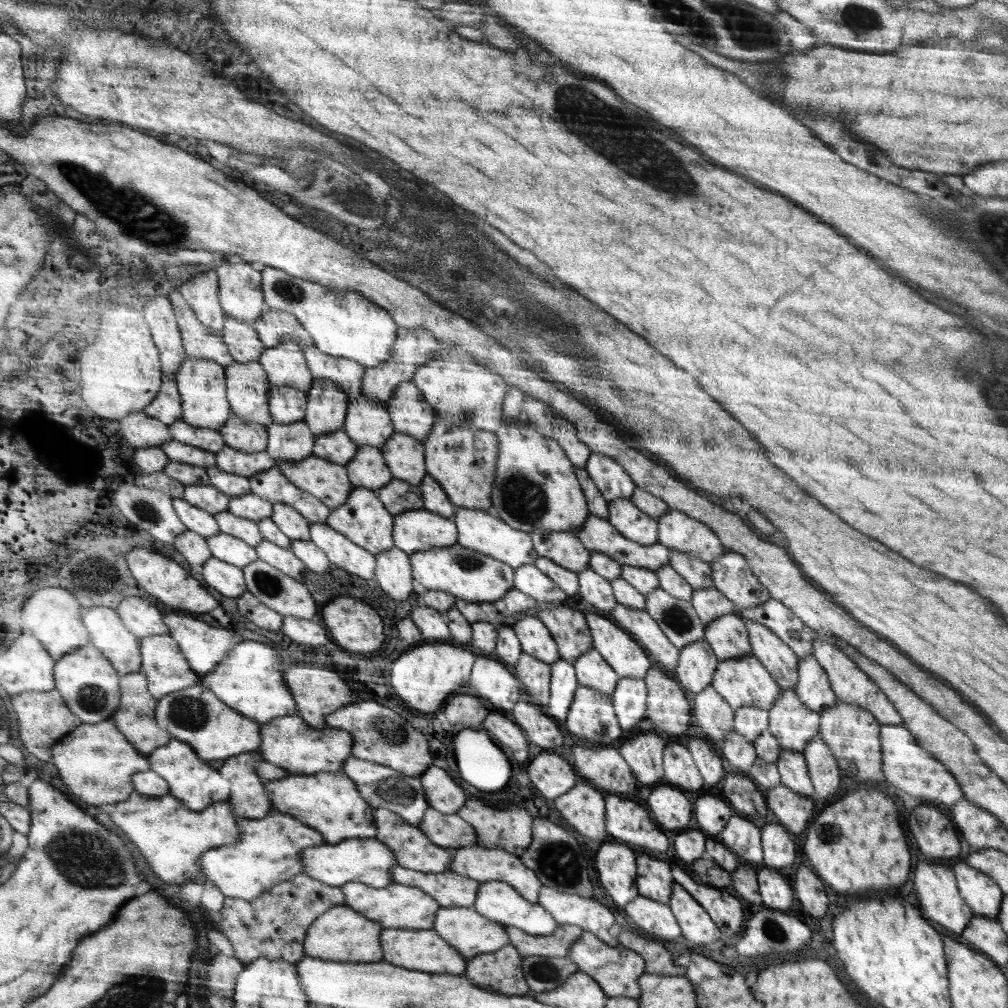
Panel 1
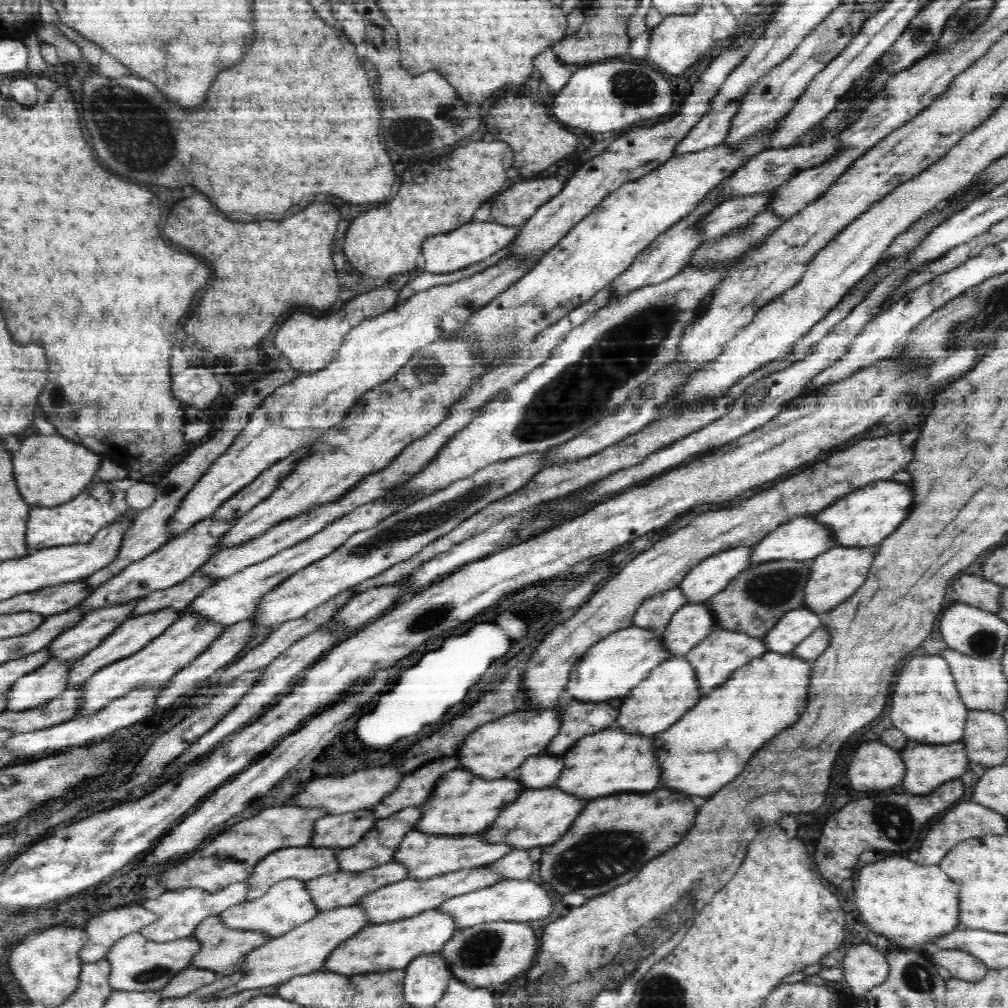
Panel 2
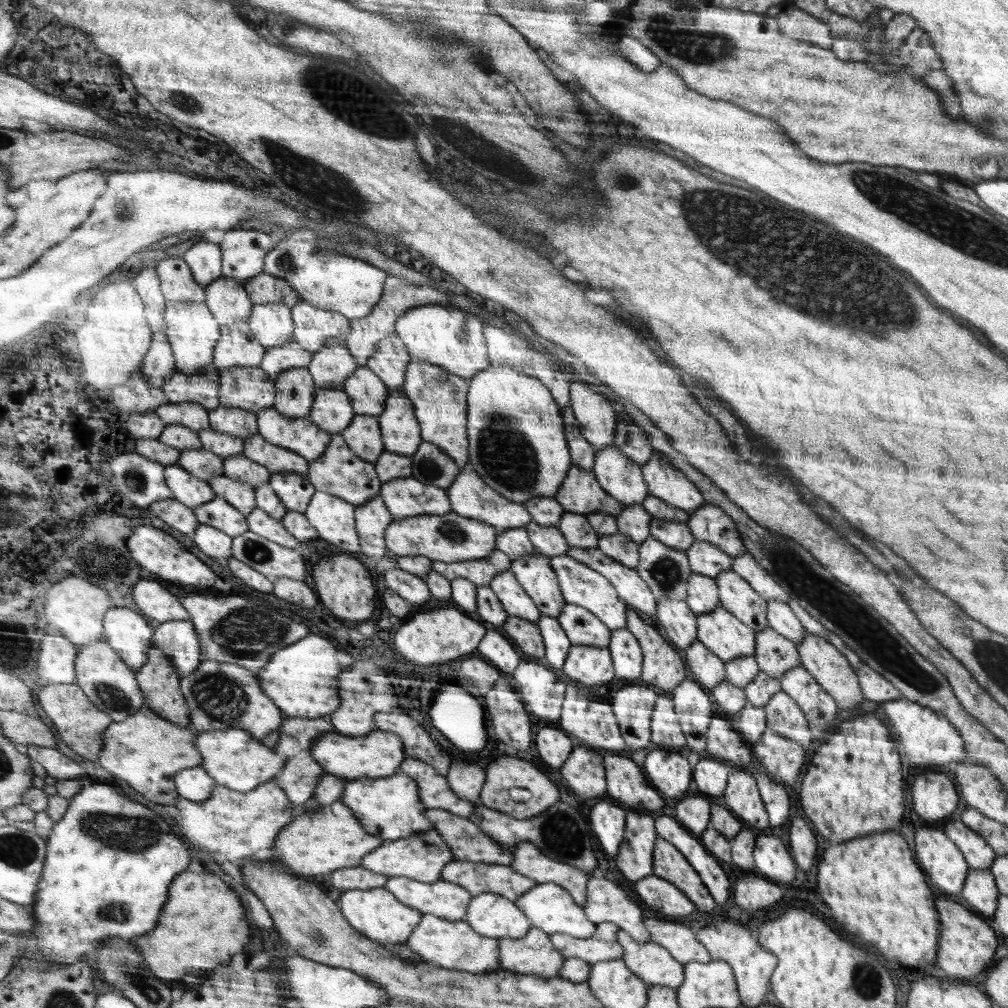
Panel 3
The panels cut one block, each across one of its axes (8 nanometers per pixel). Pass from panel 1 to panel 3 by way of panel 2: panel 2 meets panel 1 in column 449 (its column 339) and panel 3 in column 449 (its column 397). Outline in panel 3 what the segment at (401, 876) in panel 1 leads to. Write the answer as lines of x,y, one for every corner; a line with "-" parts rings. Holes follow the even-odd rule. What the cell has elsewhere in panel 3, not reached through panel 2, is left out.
452,860
450,863
446,864
444,870
442,870
441,879
461,885
462,888
468,889
474,897
482,893
494,892
512,901
515,901
518,897
526,894
526,891
529,891
537,884
536,880
532,880
532,878
528,876
522,876
522,874
514,872
509,865
474,863
466,862
464,860

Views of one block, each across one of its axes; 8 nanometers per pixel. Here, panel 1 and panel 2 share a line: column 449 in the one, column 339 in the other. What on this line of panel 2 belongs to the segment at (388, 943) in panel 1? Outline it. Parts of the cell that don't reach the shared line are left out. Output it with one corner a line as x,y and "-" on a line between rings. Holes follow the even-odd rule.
434,909
402,920
366,925
334,948
325,960
324,970
349,976
405,969
414,957
442,952
443,944
446,944
456,929
458,928
455,927
450,916

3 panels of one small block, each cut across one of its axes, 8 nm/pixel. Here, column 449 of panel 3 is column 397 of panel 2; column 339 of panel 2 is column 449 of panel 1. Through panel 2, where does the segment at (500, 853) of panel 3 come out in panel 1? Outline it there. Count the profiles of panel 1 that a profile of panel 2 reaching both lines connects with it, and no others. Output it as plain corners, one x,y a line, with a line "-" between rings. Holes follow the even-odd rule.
386,808
377,809
375,818
378,826
375,839
386,840
386,845
393,850
394,856
397,857
397,865
426,873
441,873
450,870
450,866
453,864
453,850
434,844
418,826
410,824
396,812
390,812

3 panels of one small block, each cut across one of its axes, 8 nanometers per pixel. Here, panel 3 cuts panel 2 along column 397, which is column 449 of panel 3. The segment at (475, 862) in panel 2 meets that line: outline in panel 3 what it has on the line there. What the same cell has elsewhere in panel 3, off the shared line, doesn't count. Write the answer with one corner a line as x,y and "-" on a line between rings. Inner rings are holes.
430,828
405,839
385,841
377,850
365,855
359,865
366,870
386,874
388,877
405,876
430,884
442,878
442,870
452,860
454,860
454,854
450,852
450,846
446,844
446,840
442,840
442,836

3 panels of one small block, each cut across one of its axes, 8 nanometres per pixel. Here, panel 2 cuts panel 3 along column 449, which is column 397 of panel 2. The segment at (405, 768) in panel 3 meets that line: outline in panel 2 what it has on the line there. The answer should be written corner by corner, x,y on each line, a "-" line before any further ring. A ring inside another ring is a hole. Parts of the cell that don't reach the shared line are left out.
444,756
405,773
394,790
383,796
379,803
370,808
370,811
373,811
373,815
378,819
383,819
403,808
422,806
429,799
434,784
441,779
441,776
458,766
458,758

